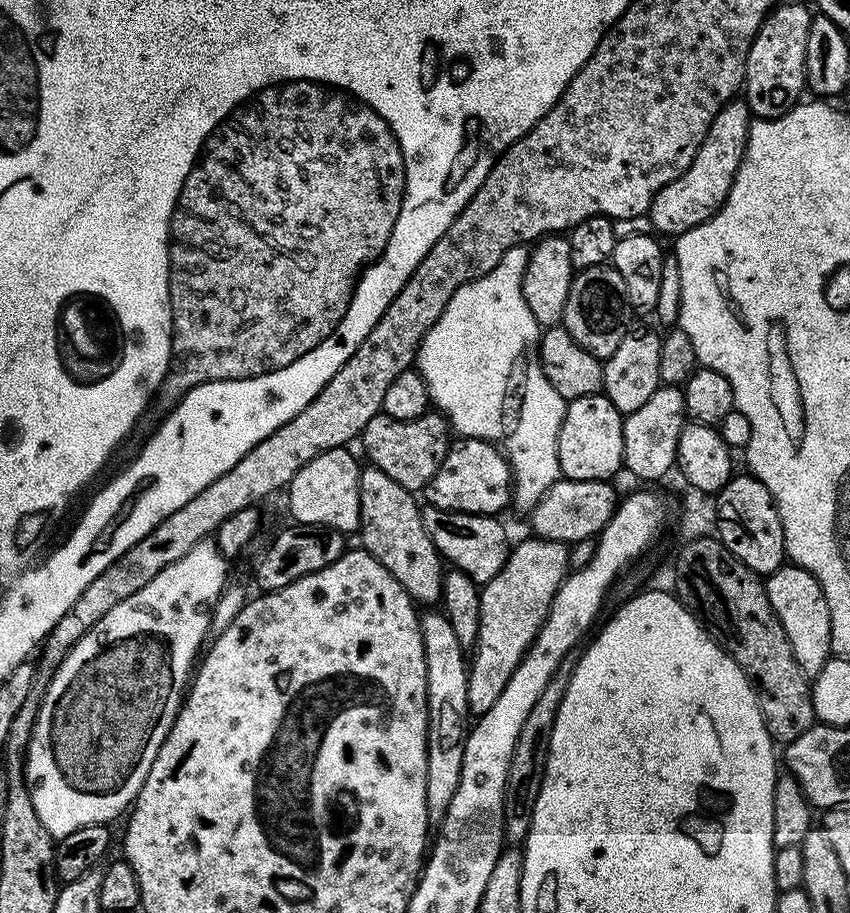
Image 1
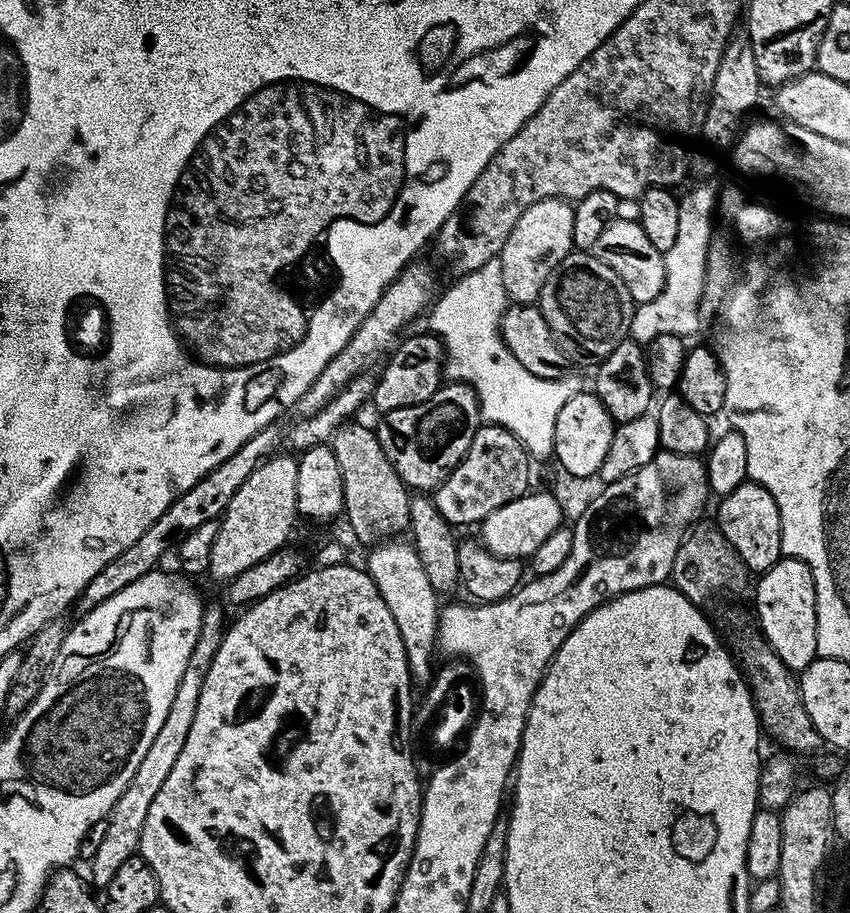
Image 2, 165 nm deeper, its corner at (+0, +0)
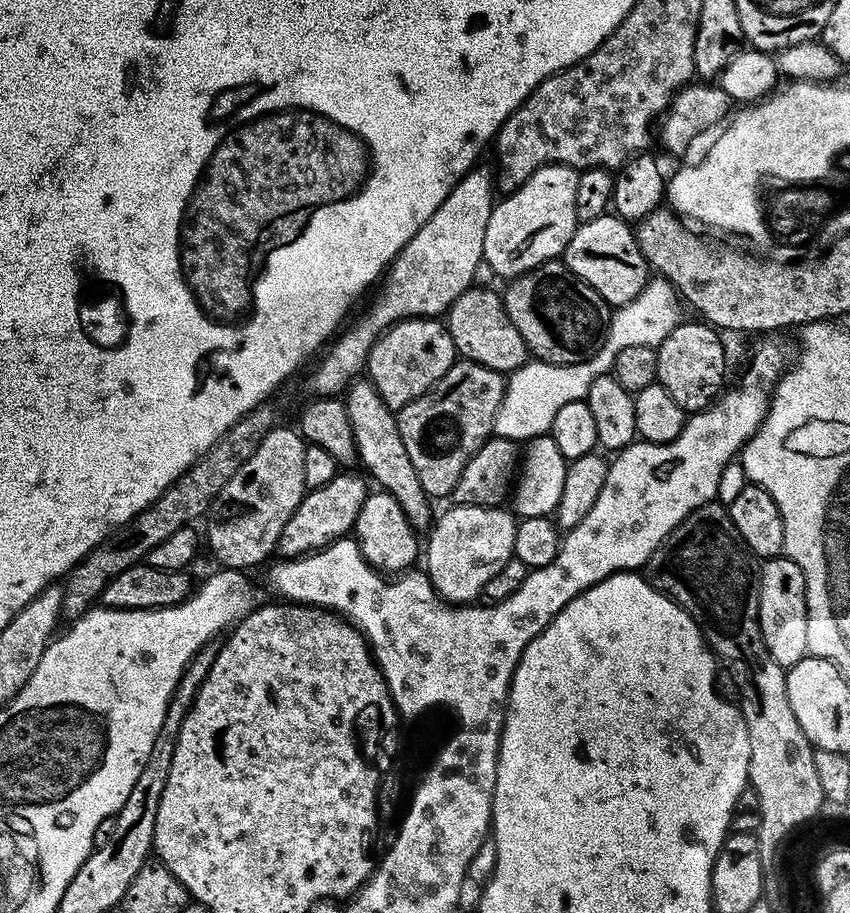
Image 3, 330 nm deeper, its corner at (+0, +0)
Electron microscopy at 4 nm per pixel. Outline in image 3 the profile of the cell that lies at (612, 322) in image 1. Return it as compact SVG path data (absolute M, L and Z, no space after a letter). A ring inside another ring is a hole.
M560 258L539 264L507 284L508 289L502 292L504 309L535 359L545 364L577 364L592 359L610 319L610 305L594 286L582 282Z

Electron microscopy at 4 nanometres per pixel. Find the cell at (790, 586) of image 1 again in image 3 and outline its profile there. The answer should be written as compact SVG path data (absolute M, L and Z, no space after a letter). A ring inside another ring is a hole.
M783 554L765 559L759 565L758 575L760 577L758 618L762 638L766 642L766 650L770 650L770 658L774 658L778 666L787 670L794 667L802 657L809 655L806 642L808 607L804 575L800 567Z

